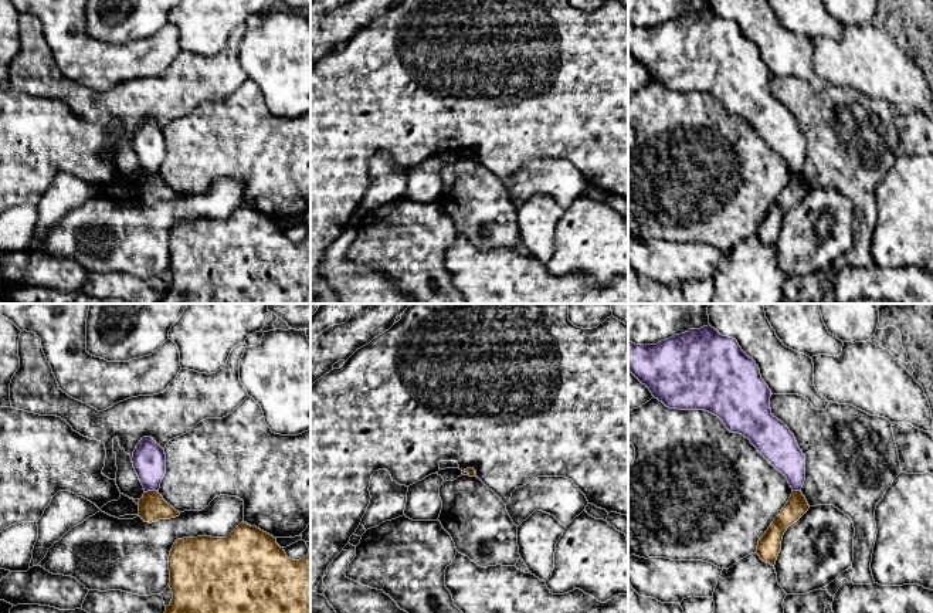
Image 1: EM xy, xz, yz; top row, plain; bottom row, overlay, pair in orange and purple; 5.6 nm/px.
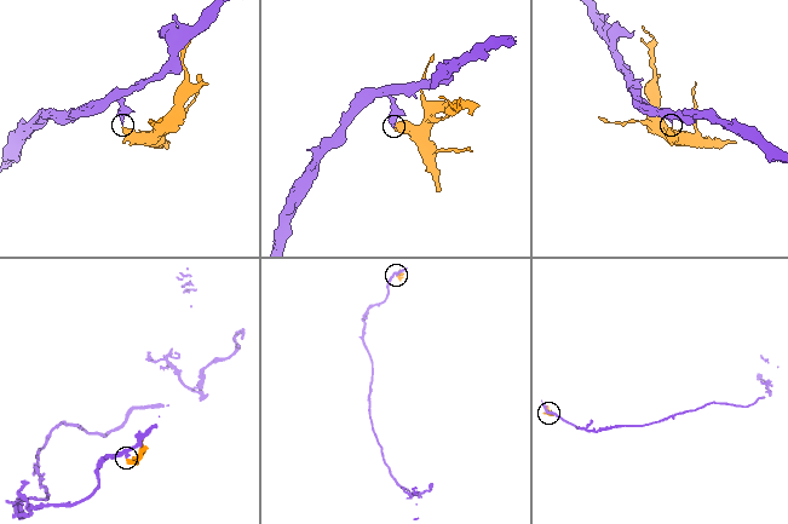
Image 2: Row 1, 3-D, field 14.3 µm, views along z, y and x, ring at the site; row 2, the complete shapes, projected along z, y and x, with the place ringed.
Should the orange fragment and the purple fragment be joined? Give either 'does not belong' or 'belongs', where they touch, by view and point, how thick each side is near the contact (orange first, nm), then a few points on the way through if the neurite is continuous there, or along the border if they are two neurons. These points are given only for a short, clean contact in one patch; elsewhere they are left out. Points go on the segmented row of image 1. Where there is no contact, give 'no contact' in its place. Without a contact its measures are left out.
does not belong; contact xy (151, 491); calibres 160 and 190 nm; border xy (158, 491), (145, 493)

